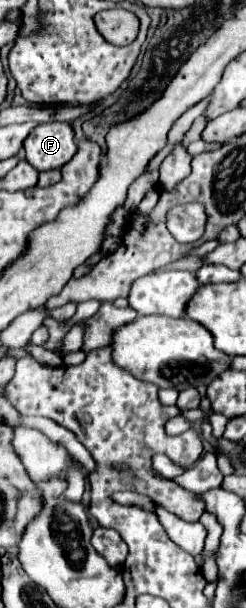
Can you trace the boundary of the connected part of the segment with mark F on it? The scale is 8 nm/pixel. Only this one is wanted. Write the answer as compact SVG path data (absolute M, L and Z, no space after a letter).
M42 123L24 141L24 153L36 171L60 169L76 153L74 129L70 123Z

